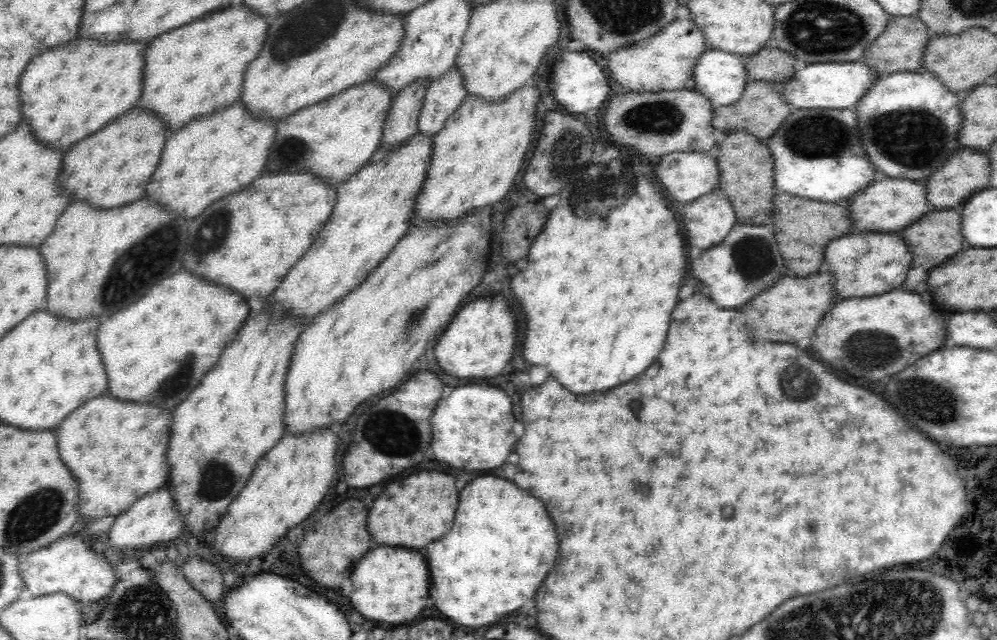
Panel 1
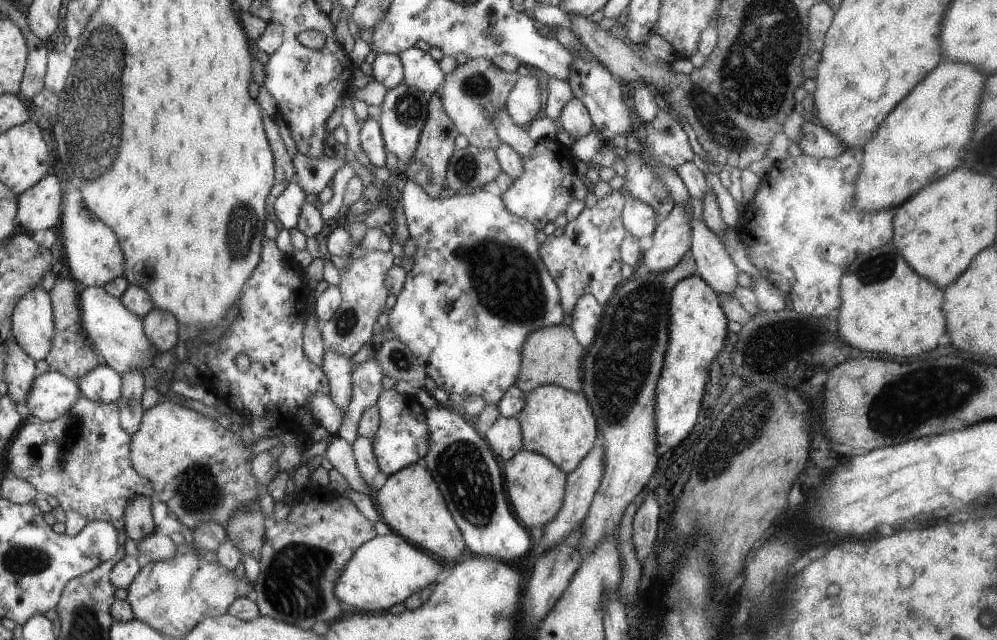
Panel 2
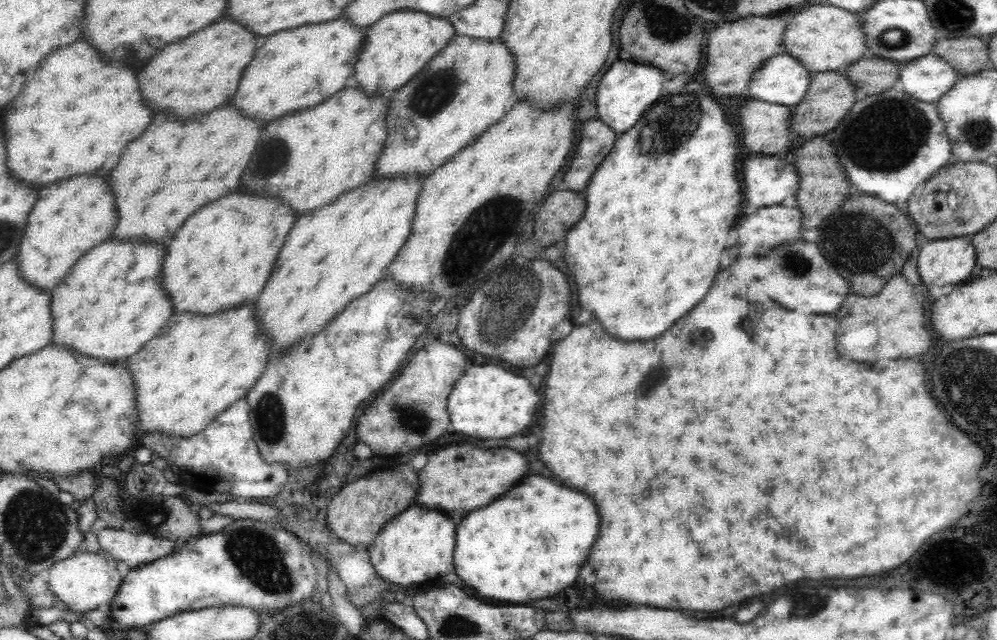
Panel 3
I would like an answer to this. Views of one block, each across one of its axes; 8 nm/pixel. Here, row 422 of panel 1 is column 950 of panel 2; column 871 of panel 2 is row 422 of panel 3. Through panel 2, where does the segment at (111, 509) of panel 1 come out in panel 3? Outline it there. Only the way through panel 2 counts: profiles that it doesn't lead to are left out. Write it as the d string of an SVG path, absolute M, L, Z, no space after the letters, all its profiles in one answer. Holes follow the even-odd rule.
M256 305L239 306L227 309L230 312L222 312L220 316L206 318L192 312L173 314L161 332L127 360L124 366L133 377L138 438L152 432L164 432L166 436L196 436L235 400L245 398L264 372L270 356L269 341L261 336L256 316L253 316L254 307Z

